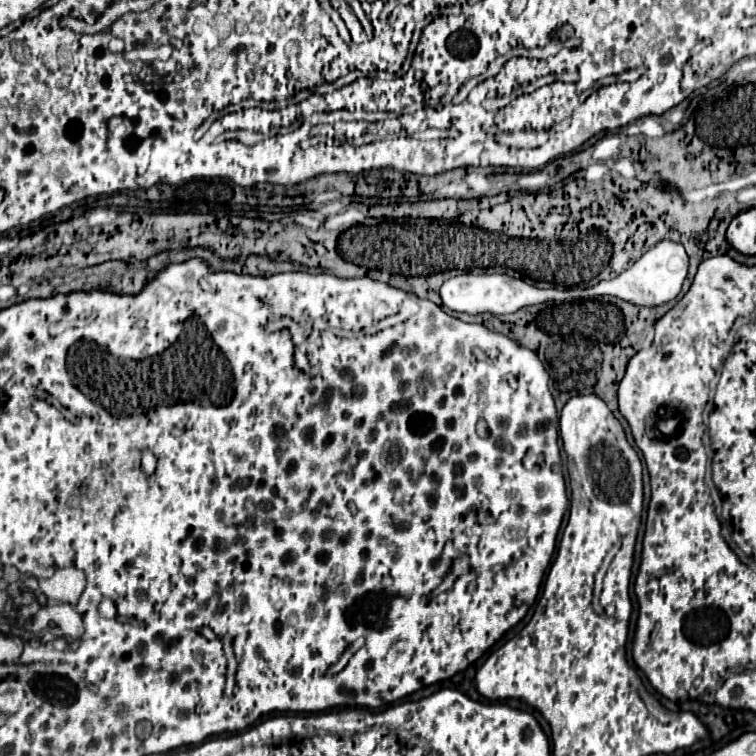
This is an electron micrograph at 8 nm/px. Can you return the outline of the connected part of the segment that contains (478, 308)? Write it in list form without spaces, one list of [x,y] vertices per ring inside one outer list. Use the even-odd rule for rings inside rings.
[[[462,273],[458,277],[448,279],[442,287],[440,287],[440,295],[442,295],[442,305],[452,309],[452,311],[466,311],[470,315],[476,313],[494,313],[494,315],[502,315],[502,313],[514,313],[522,307],[534,305],[534,303],[542,303],[542,301],[562,301],[570,295],[580,297],[580,293],[574,293],[574,289],[570,291],[556,291],[556,289],[540,289],[534,287],[530,283],[526,283],[524,279],[518,277],[510,277],[506,273]]]

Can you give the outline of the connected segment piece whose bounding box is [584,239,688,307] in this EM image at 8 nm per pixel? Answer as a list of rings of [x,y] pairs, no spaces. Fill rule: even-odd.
[[[664,239],[664,241],[656,243],[652,249],[648,249],[638,261],[634,261],[632,267],[628,267],[626,271],[622,271],[614,279],[606,279],[594,287],[584,289],[584,297],[616,295],[624,301],[630,301],[630,303],[636,303],[642,307],[654,307],[654,305],[660,305],[660,303],[674,299],[680,293],[682,283],[686,279],[686,273],[688,273],[688,253],[686,253],[684,245],[670,241],[670,239]]]

